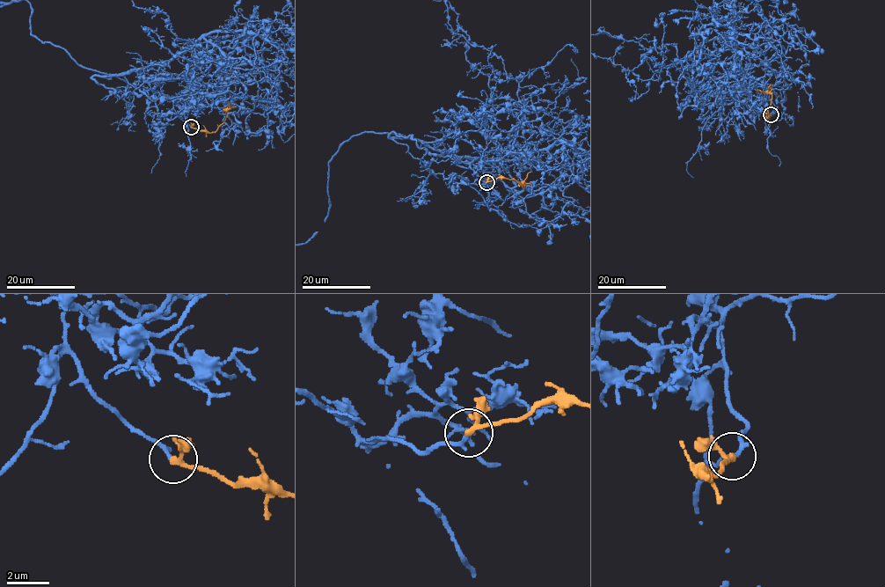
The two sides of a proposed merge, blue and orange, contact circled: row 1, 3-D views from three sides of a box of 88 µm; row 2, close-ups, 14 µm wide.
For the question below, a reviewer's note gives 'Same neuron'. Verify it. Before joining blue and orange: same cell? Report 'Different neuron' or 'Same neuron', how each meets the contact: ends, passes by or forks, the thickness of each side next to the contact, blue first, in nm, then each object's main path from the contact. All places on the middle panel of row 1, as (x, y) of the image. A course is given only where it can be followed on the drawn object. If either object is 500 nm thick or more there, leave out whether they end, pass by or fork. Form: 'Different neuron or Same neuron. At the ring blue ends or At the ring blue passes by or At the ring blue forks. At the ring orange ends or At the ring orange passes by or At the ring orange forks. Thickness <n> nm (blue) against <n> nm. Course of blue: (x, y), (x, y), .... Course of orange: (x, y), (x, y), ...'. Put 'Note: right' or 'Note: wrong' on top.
Note: right
Same neuron. At the ring blue ends. At the ring orange passes by. Thickness 190 nm (blue) against 200 nm. Course of blue: (486, 182), (433, 173), (393, 139), (404, 136), (361, 133), (329, 164), (328, 216), (307, 240). Course of orange: (486, 182), (499, 178), (516, 180), (522, 186), (531, 172)

